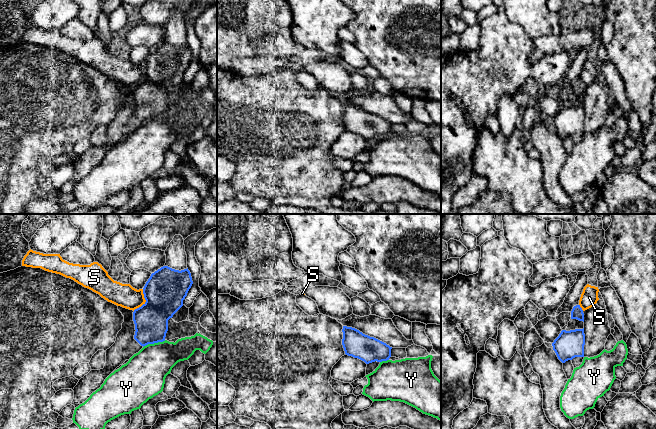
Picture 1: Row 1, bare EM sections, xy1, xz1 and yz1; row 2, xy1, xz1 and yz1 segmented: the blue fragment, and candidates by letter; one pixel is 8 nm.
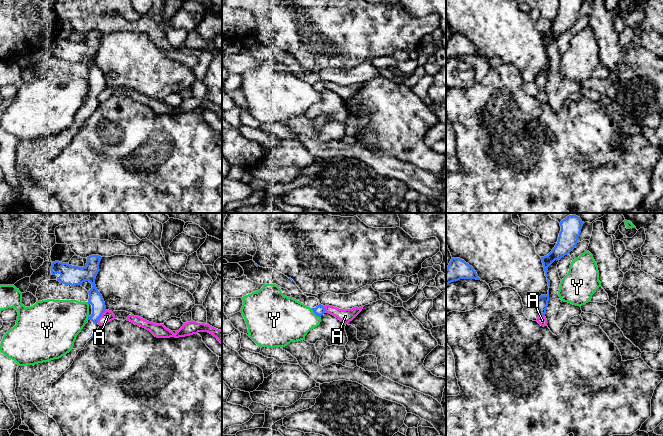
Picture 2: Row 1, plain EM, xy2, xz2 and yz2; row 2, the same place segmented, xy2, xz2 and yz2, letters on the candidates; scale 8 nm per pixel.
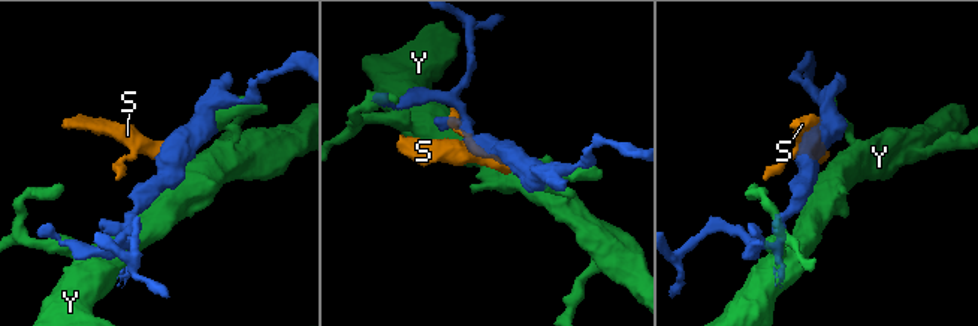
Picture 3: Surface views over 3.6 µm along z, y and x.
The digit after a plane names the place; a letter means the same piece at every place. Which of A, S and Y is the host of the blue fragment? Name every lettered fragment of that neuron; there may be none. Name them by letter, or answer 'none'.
none

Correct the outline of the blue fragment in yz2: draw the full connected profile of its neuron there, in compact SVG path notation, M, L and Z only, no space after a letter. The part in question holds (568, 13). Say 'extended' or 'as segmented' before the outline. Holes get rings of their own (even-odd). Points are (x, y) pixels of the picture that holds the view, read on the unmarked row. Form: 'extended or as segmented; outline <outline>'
as segmented; outline M560 0L560 2L557 20L547 32L541 33L546 53L548 53L548 43L555 36L570 30L576 23L583 0Z

